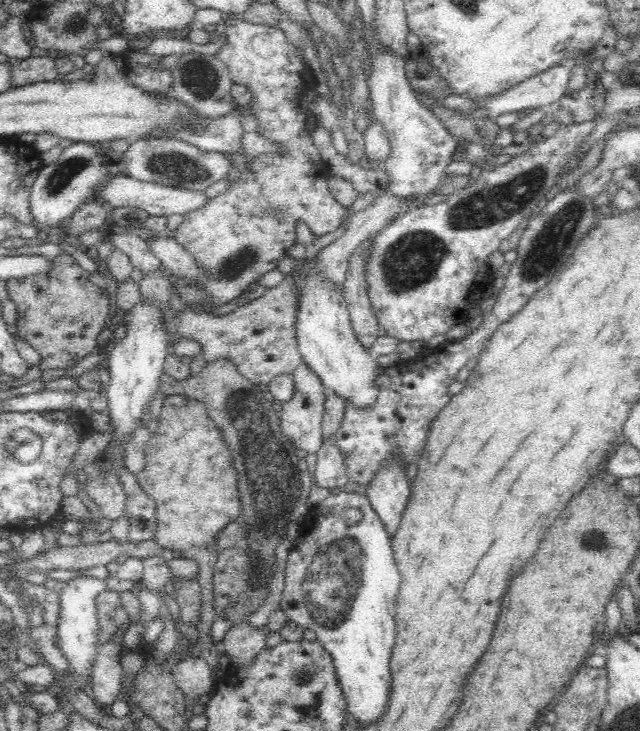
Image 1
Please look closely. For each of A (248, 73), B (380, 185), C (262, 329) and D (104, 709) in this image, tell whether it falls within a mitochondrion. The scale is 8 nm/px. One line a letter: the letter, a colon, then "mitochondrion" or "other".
A: other
B: other
C: other
D: other

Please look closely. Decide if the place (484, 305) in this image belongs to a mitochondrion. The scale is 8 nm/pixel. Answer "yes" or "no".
no

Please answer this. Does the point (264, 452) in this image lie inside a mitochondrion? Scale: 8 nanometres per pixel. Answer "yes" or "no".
yes

